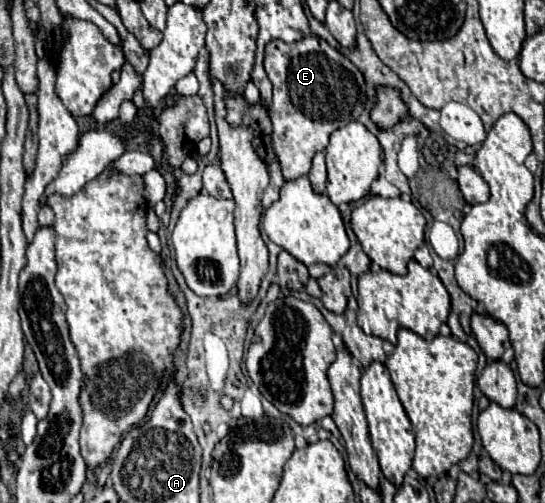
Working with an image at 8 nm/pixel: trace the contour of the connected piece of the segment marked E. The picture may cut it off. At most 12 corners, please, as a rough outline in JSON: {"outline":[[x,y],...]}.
{"outline":[[324,38],[266,44],[274,152],[308,174],[368,104],[364,74]]}

